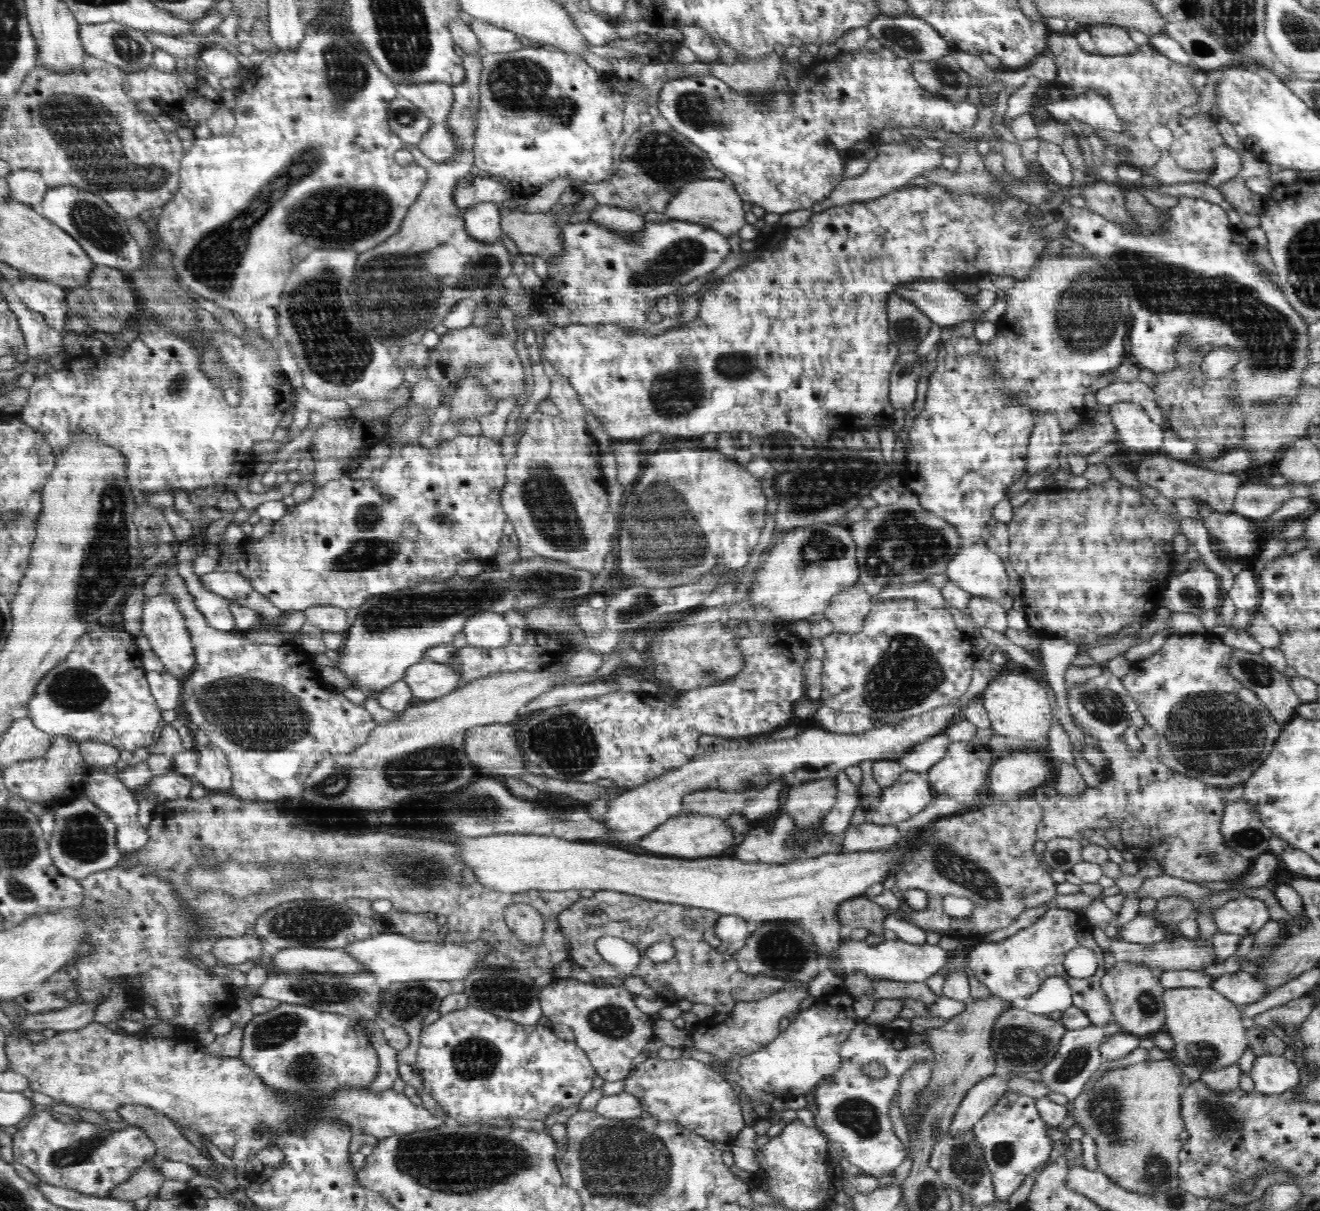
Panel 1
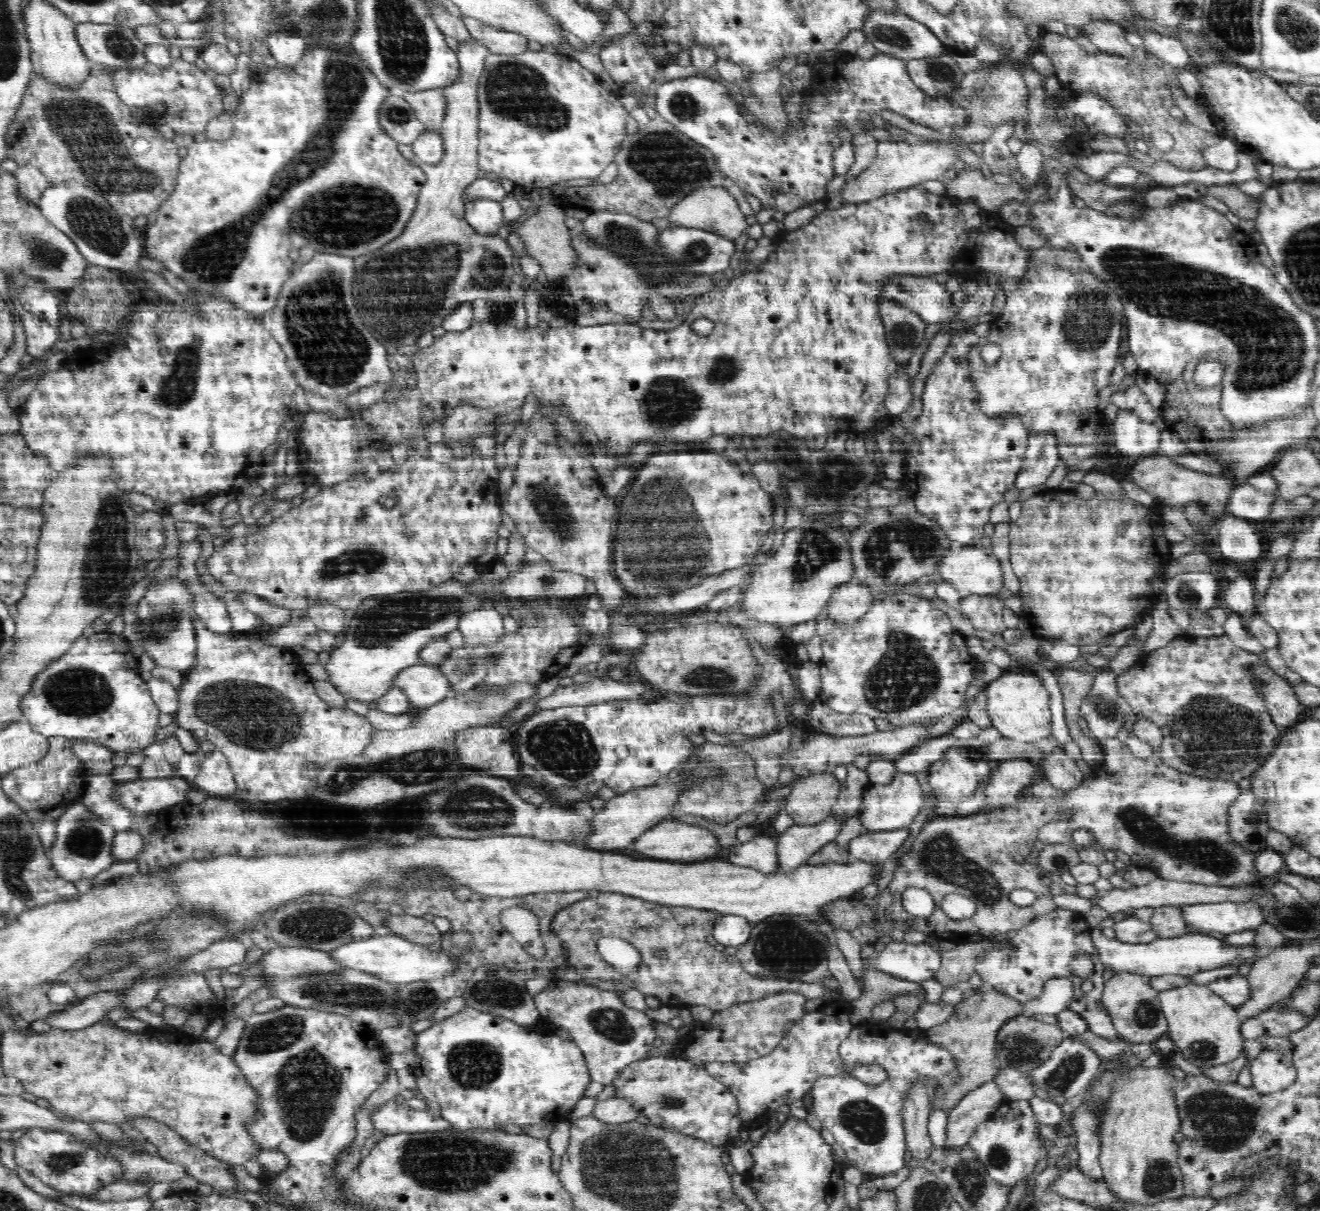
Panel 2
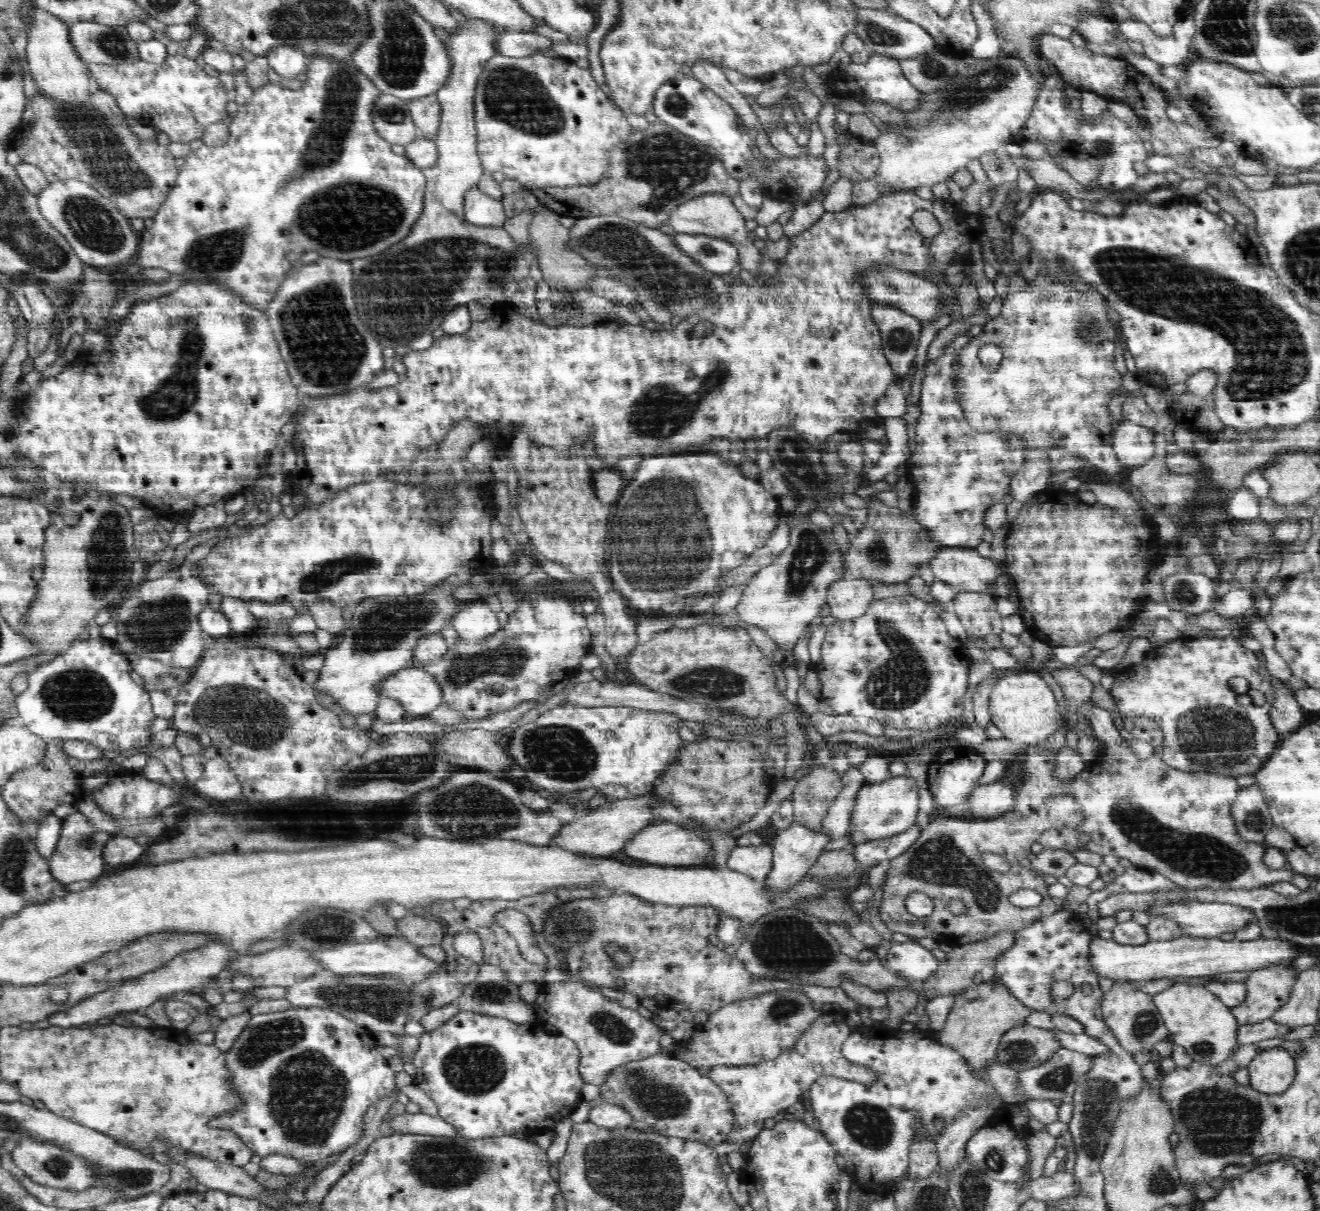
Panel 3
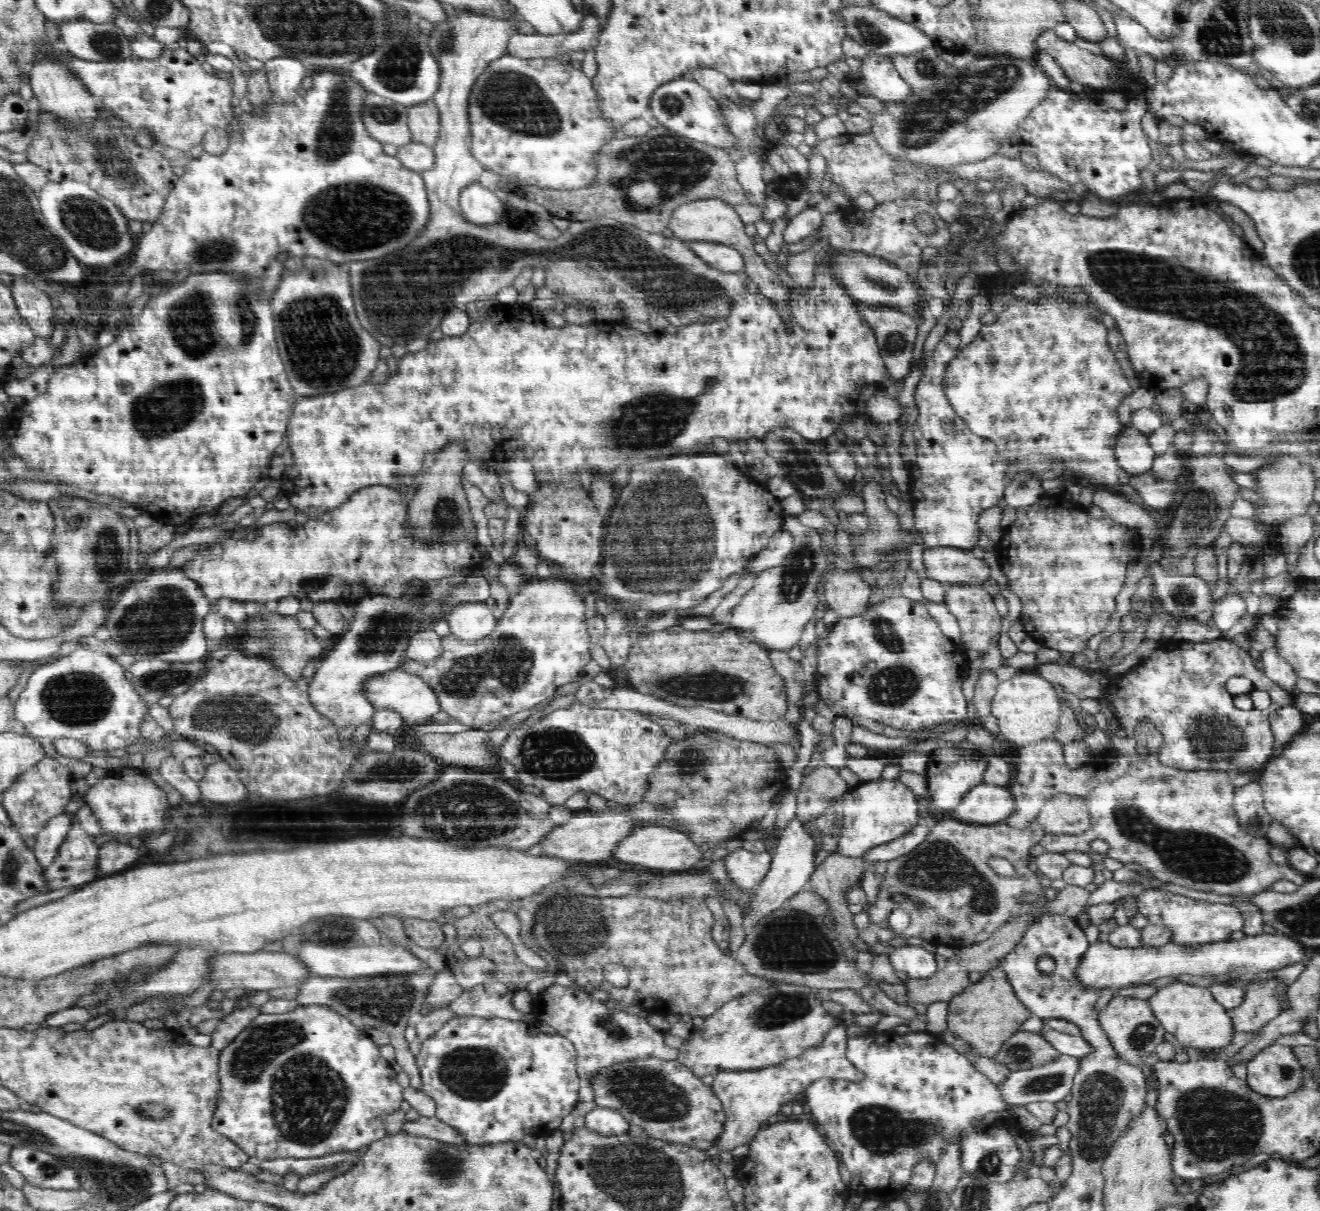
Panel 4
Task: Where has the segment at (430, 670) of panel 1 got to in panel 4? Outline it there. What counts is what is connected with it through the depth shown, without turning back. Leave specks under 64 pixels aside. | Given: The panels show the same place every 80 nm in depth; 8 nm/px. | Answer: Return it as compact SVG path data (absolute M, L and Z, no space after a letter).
M399 668L370 677L363 684L363 691L375 712L393 710L403 718L405 726L427 724L441 710L436 693L429 687L429 684L426 684L419 676L404 672Z

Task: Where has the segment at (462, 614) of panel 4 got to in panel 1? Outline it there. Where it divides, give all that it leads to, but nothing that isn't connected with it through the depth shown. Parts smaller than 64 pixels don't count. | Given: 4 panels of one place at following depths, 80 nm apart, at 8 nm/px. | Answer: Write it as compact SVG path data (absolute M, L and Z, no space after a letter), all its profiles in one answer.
M479 612L464 623L468 645L480 648L504 648L512 642L510 625L502 613Z

